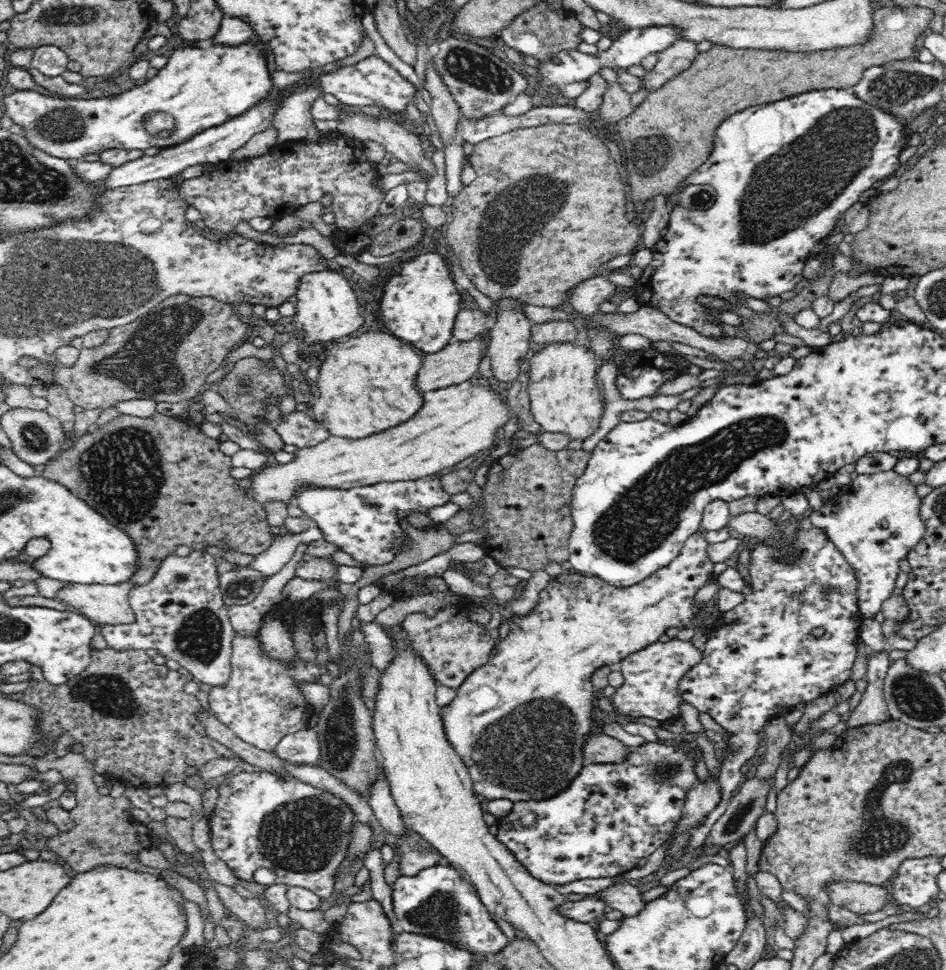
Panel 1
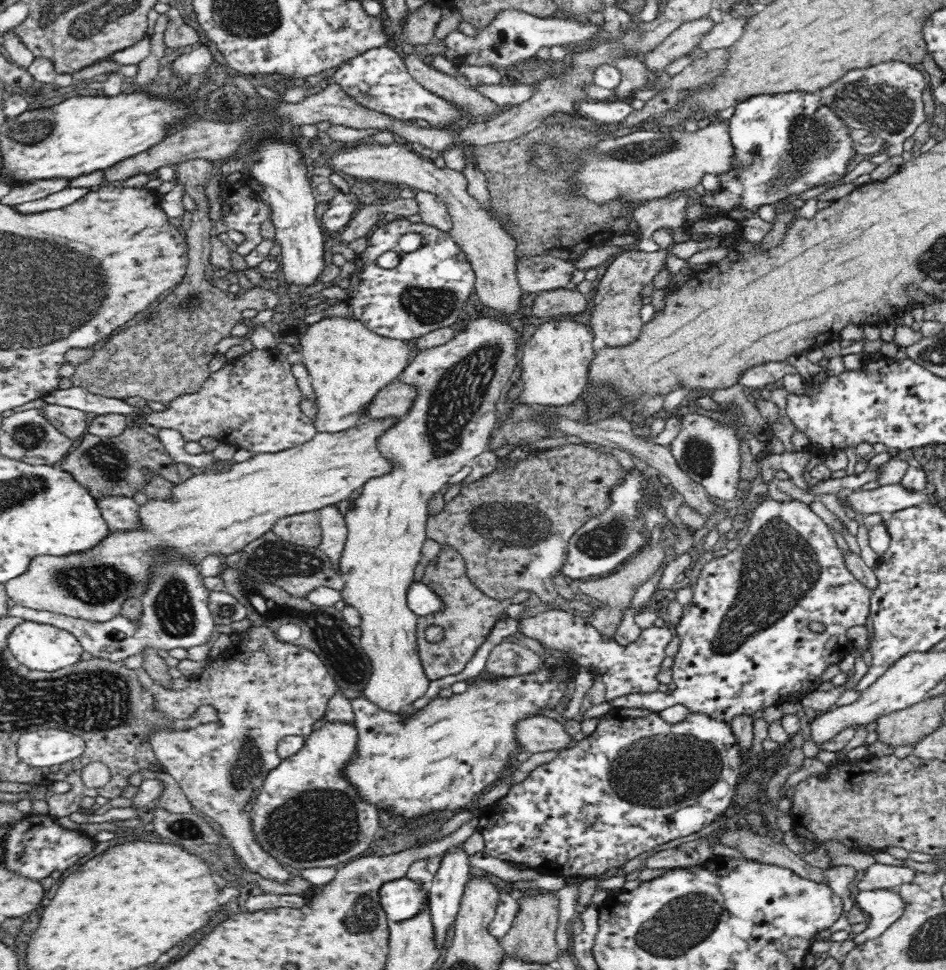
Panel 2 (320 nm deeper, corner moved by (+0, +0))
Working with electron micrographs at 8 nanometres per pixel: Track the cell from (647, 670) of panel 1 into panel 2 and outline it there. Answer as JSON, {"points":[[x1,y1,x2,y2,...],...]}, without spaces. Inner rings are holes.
{"points":[[548,609,519,621,517,632,534,640,546,648,566,653,570,663,596,669,597,678,606,688,606,701,634,692,654,692,658,690,656,675,660,672,661,664,666,658,664,648,670,644,672,634,665,627,656,625,642,628,638,638,627,645,620,645,613,636,600,634,596,627,586,618,560,611]]}

